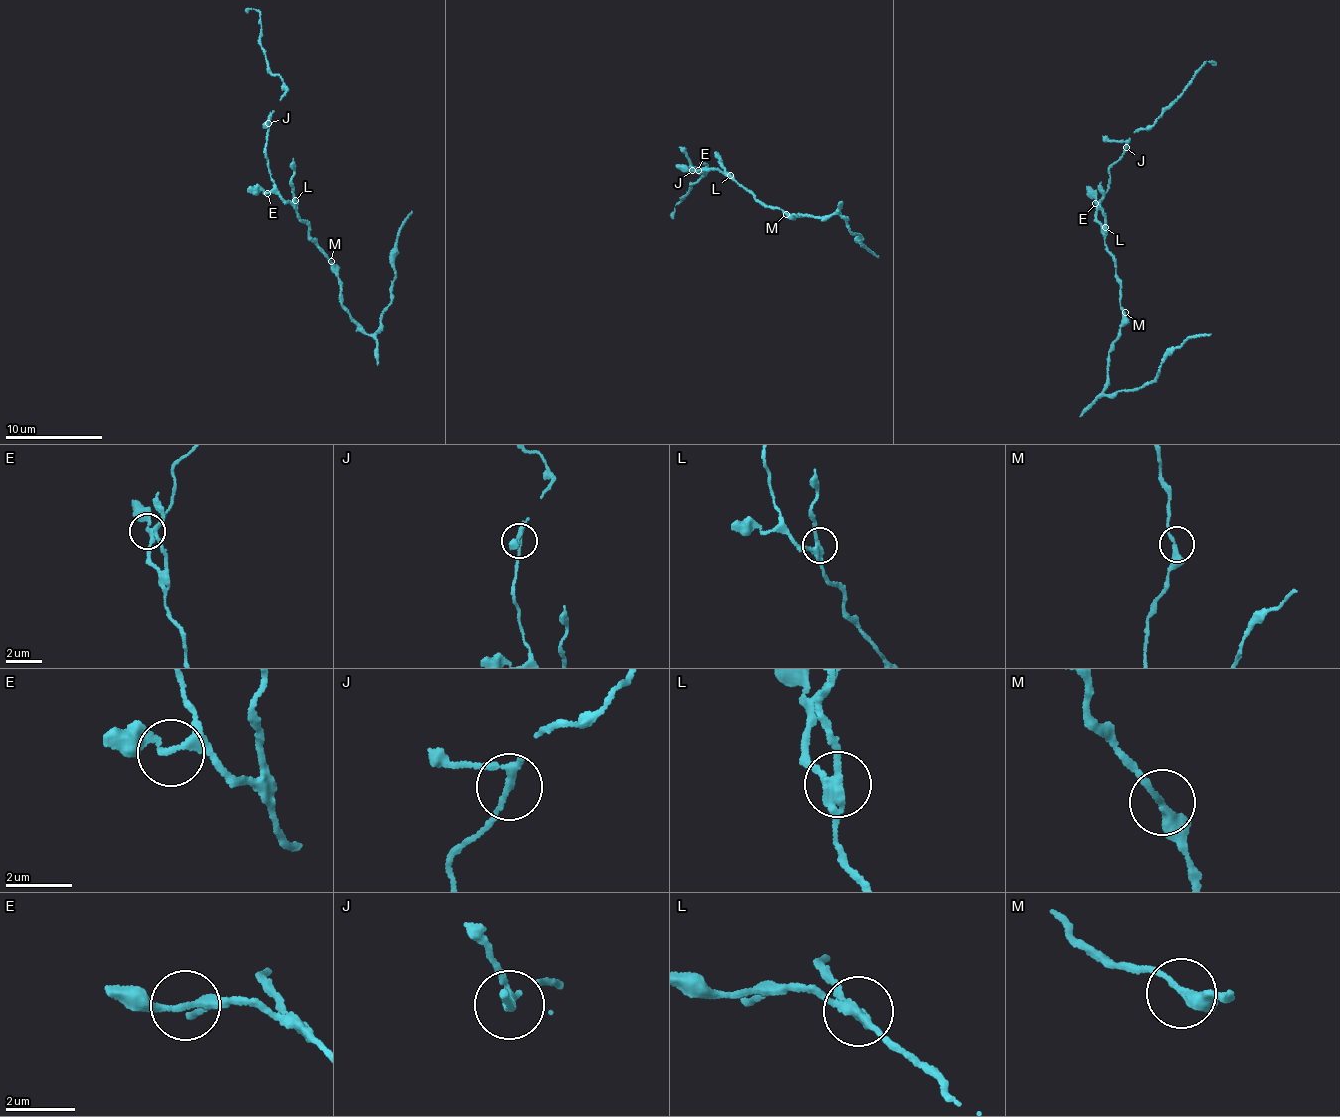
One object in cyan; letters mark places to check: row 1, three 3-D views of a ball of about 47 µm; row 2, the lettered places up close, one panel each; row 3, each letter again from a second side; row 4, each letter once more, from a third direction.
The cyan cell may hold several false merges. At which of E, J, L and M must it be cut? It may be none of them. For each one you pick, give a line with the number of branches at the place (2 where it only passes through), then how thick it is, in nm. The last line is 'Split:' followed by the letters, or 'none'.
L: Branches: 3. Thickness 260 nm
Split: L

